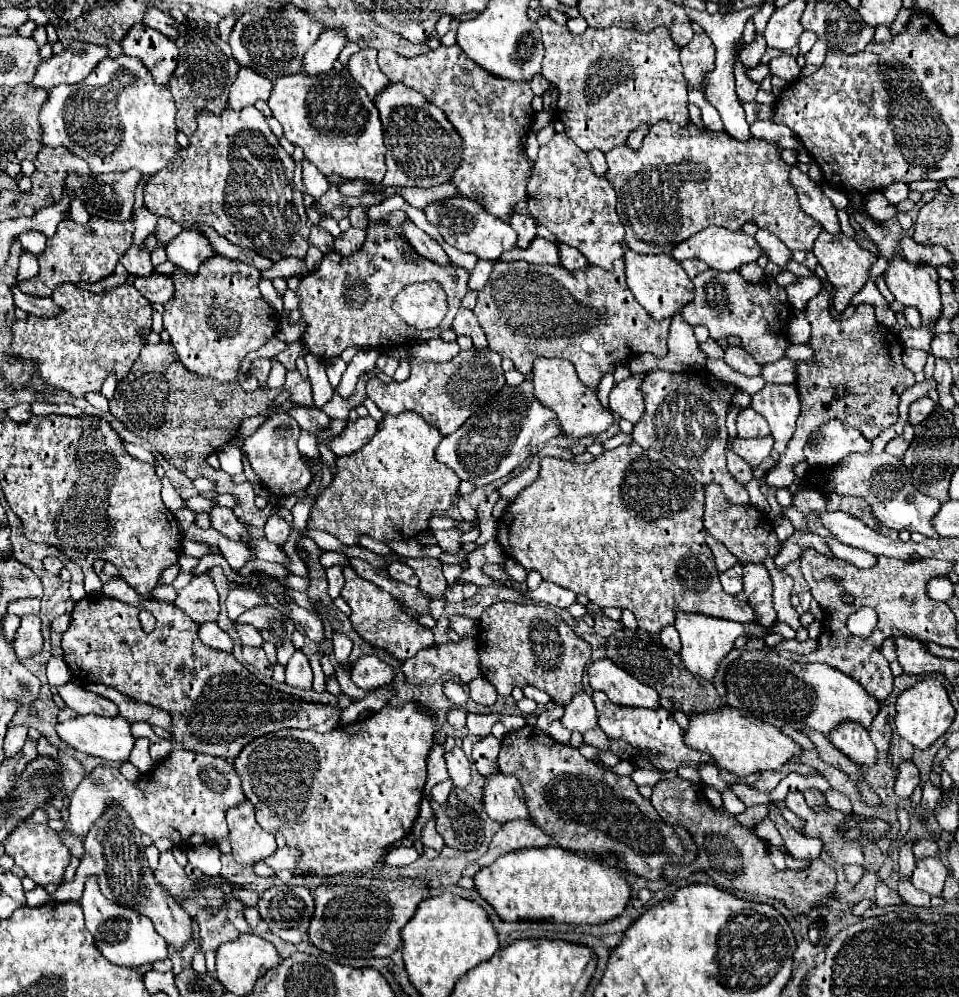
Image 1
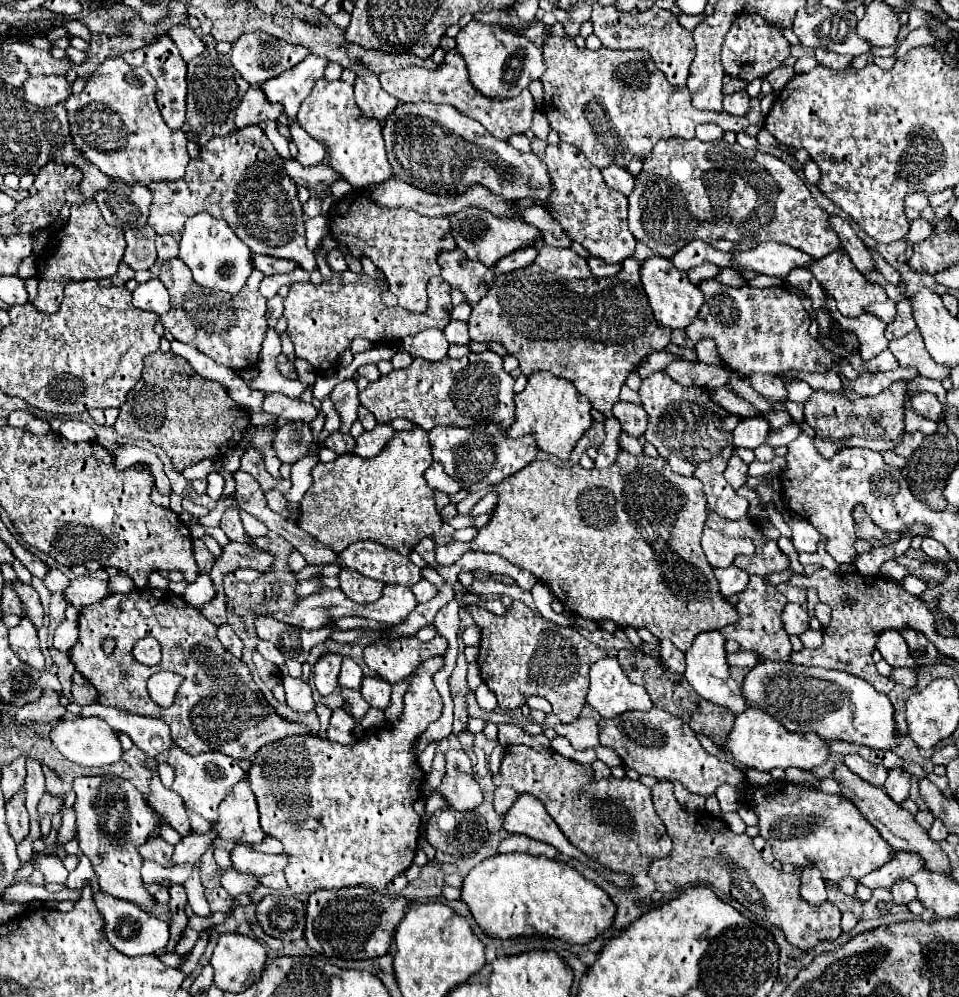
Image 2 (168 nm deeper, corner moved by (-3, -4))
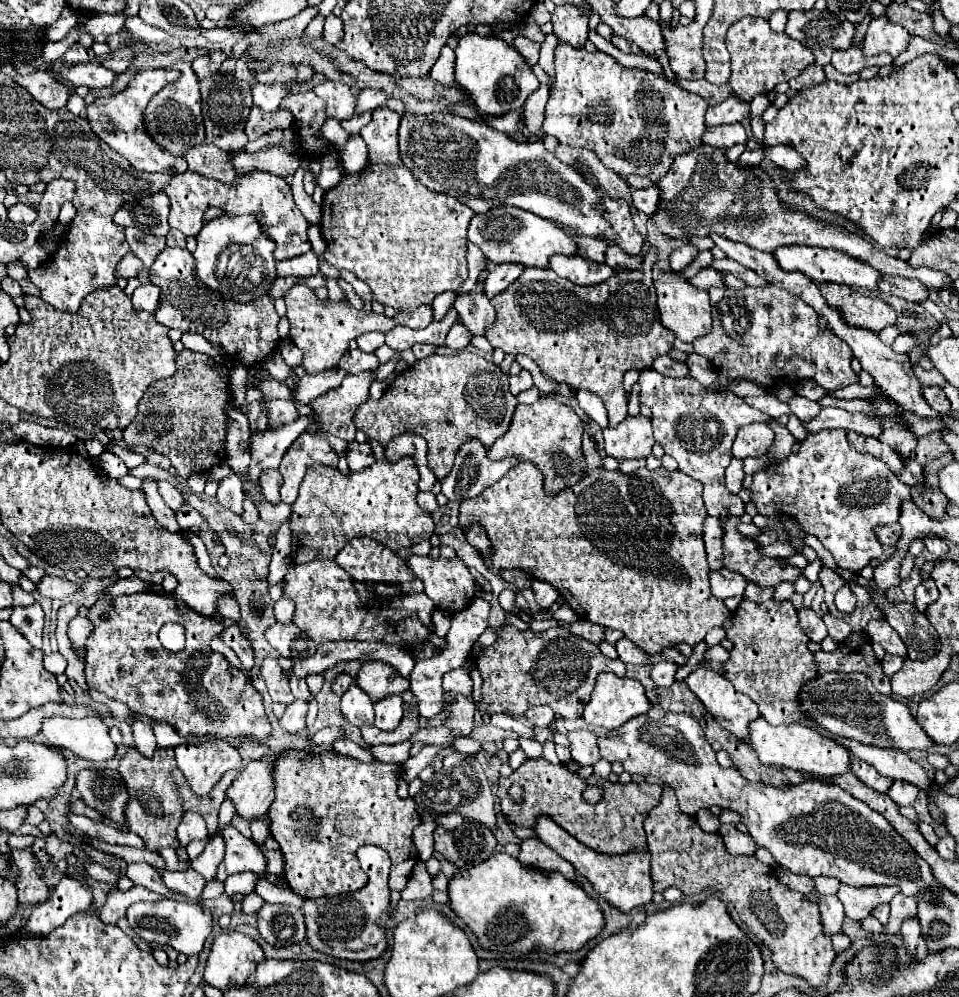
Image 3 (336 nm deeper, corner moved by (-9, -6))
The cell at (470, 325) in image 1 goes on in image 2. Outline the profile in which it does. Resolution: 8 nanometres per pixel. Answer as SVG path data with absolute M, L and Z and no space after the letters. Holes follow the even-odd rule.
M451 321L445 327L445 337L449 343L459 343L459 345L467 345L469 339L469 331L467 331L467 323L465 321Z

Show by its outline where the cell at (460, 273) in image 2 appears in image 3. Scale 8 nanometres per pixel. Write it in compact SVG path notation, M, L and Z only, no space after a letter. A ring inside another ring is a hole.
M477 285L471 293L455 299L453 307L457 309L457 321L469 331L469 335L485 335L493 327L495 309L483 293L483 285Z

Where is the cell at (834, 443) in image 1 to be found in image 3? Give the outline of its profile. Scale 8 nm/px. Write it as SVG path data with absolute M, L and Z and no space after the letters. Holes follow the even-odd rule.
M913 459L903 467L903 471L901 471L897 477L899 477L901 483L905 483L905 485L909 485L909 487L915 487L917 483L919 483L919 485L925 483L923 467L921 467L917 461L913 461Z

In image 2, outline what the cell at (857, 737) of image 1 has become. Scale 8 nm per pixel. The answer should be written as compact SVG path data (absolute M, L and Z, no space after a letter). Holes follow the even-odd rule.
M857 753L845 755L845 765L847 765L855 775L859 775L861 779L865 779L865 781L871 783L871 785L883 787L885 779L887 779L887 769L885 769L883 765L875 765L875 763L871 763L871 761L863 759L863 757L857 755Z

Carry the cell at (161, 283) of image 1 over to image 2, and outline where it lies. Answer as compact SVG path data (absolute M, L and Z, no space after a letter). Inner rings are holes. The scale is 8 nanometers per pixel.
M151 279L151 281L139 283L137 289L133 291L133 303L135 303L135 307L139 307L143 311L153 311L157 315L163 315L171 307L167 287L163 285L161 279Z

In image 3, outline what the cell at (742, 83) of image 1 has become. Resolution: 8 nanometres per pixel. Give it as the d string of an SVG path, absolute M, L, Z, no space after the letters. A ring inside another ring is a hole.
M729 97L723 103L707 109L705 125L717 127L725 123L737 123L743 115L749 115L749 105L745 105L745 101L737 101L737 97Z

